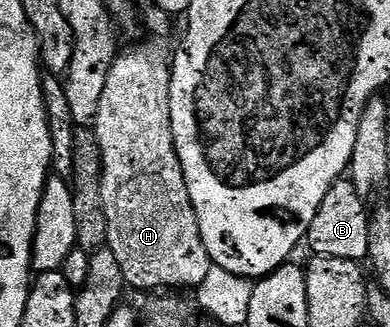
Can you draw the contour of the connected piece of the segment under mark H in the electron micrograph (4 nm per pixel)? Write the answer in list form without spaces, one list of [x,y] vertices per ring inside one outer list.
[[[142,42],[139,46],[134,46],[130,51],[119,53],[114,59],[114,63],[110,65],[110,71],[108,72],[108,84],[104,84],[104,96],[100,96],[100,112],[96,112],[96,120],[92,127],[94,134],[98,138],[100,144],[100,152],[102,153],[102,203],[104,204],[104,212],[106,213],[106,219],[108,220],[108,236],[106,237],[108,243],[108,249],[114,253],[116,260],[120,263],[120,272],[124,272],[124,280],[127,287],[133,288],[134,286],[138,290],[154,290],[150,292],[158,292],[161,286],[190,286],[190,288],[197,288],[204,280],[204,276],[208,276],[210,267],[212,265],[208,252],[204,248],[204,240],[200,236],[200,224],[196,220],[196,212],[194,211],[194,205],[192,200],[188,196],[188,184],[184,180],[184,172],[182,171],[182,165],[178,159],[178,153],[176,152],[176,144],[174,143],[174,137],[172,136],[172,120],[170,119],[170,72],[172,69],[172,54],[171,51],[166,51],[164,47],[158,42]]]

